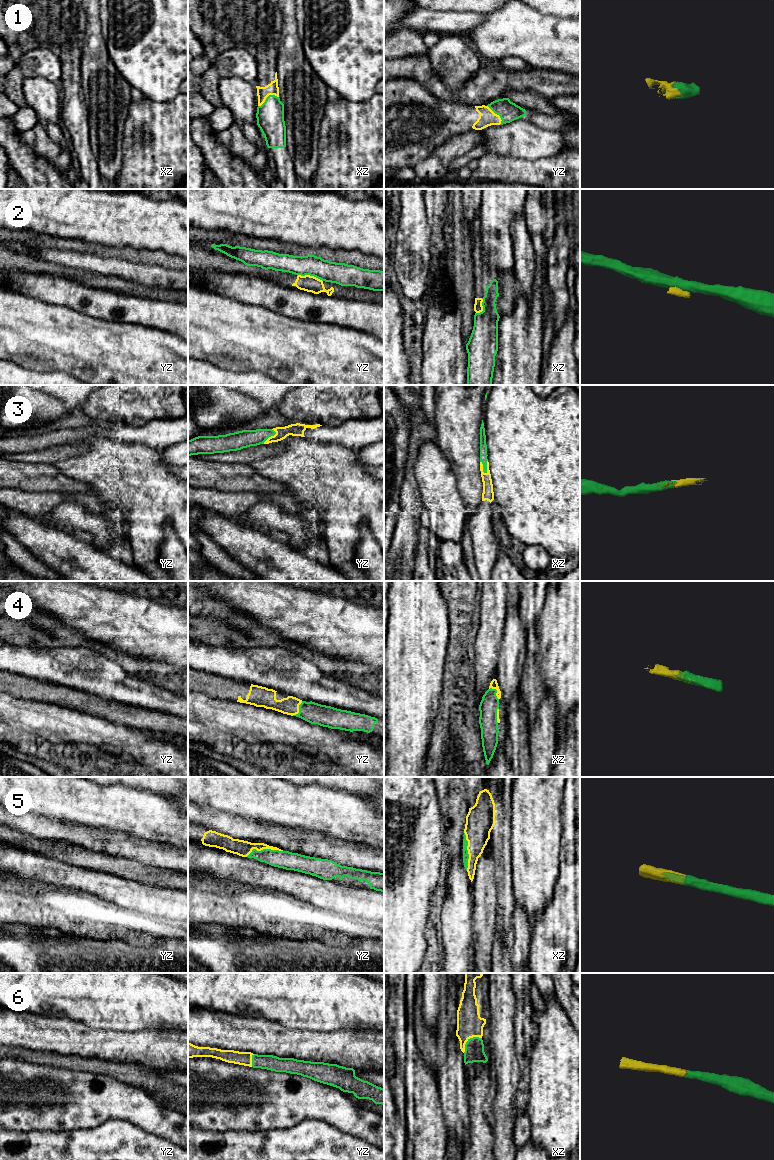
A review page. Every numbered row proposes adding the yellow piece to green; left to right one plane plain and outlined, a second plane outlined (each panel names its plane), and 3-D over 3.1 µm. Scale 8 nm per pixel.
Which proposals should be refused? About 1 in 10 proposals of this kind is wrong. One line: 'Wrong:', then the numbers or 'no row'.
Wrong: 2

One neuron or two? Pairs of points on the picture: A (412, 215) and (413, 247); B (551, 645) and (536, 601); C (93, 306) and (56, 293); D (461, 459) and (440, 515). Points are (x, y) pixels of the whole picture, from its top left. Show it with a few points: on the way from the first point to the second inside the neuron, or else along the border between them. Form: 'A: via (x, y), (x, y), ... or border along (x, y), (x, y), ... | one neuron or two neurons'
A: via (413, 223), (413, 239) | one neuron
B: border along (547, 591), (537, 628) | two neurons
C: via (87, 297), (66, 293) | one neuron
D: border along (443, 455), (450, 464), (457, 490), (462, 498) | two neurons

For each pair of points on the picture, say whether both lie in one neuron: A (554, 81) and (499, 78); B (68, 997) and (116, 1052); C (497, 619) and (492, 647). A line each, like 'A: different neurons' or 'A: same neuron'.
A: same neuron
B: different neurons
C: same neuron

